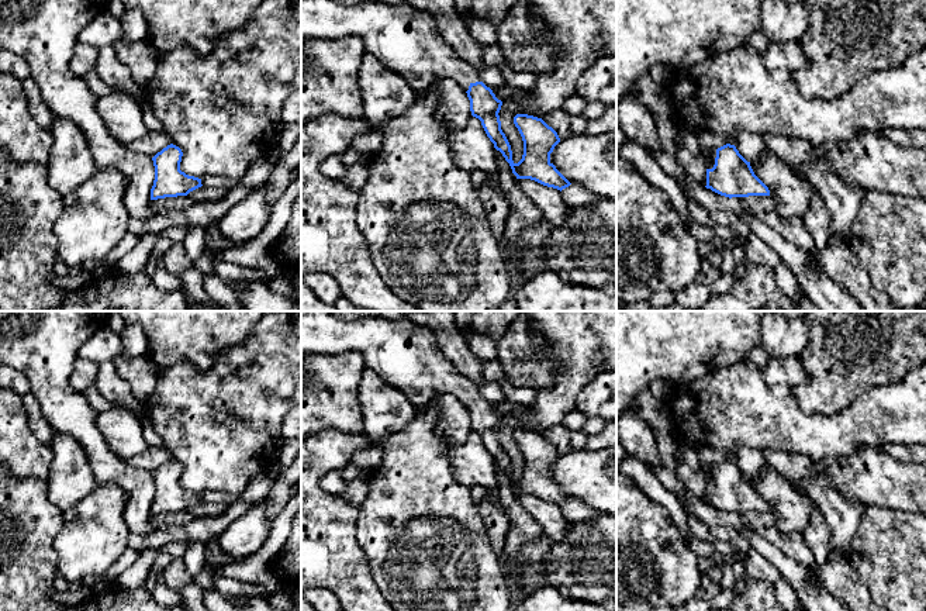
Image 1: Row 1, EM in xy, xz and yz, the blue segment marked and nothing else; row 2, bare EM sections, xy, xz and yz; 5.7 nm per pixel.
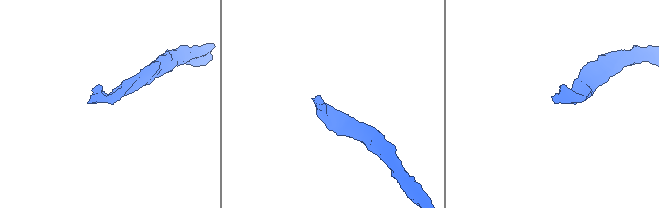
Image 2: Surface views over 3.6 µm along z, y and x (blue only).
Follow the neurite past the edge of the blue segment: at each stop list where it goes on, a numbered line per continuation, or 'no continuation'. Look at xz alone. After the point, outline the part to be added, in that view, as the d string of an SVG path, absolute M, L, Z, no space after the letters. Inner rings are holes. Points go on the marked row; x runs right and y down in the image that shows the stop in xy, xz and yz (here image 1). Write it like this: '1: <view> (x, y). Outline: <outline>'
1: xz (401, 37). Outline: M301 0L301 41L334 41L346 35L356 35L364 42L364 51L384 66L401 75L417 93L428 90L445 77L453 79L466 92L471 83L480 82L478 70L462 61L445 42L432 15L412 7L410 3L390 6L383 1L342 3L338 0Z

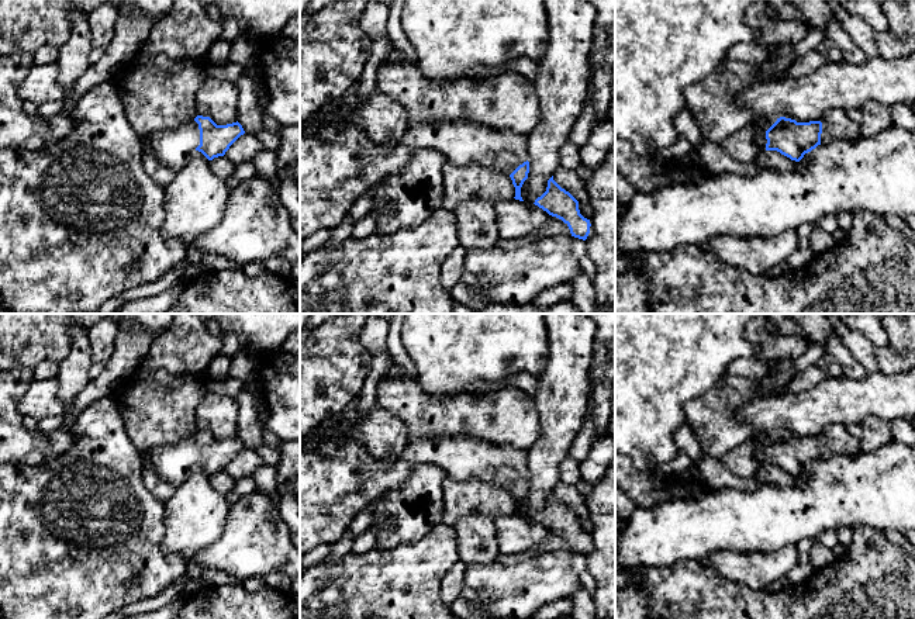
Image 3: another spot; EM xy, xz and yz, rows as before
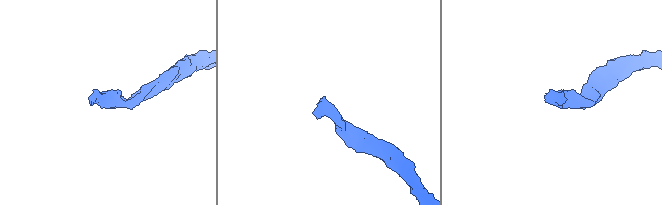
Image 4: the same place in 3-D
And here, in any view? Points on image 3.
1: xy (173, 148). Outline: M194 120L179 128L152 131L144 136L148 141L148 152L175 172L190 162L191 155L200 145L200 129Z

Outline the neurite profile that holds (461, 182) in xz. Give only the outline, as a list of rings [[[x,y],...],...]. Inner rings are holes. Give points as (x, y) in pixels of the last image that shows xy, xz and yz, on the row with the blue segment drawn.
[[[448,162],[443,169],[443,207],[453,212],[469,200],[508,201],[515,197],[511,177],[493,167],[477,163],[456,165]]]

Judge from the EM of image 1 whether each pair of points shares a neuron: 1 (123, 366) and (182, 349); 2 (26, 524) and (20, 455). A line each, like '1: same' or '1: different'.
1: different
2: different

